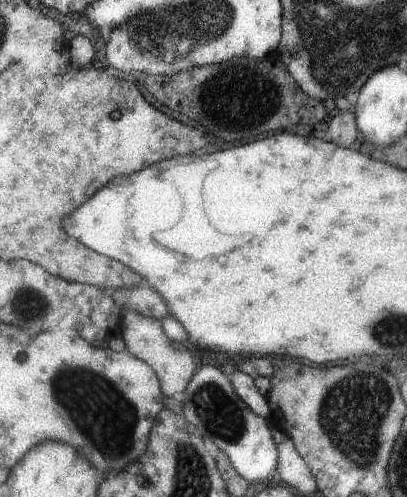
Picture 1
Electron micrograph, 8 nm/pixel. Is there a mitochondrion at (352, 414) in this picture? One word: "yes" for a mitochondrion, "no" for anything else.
yes

